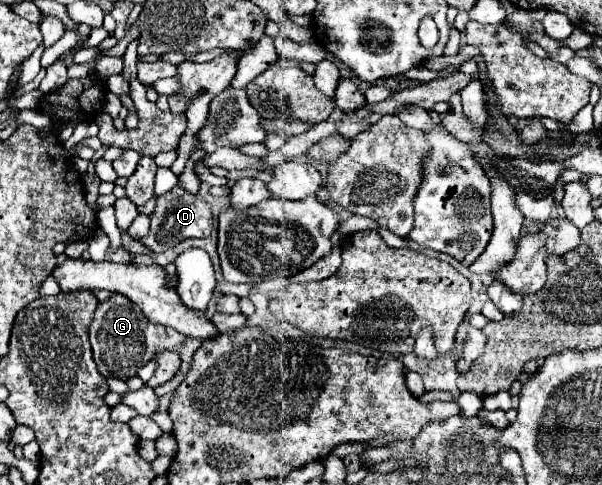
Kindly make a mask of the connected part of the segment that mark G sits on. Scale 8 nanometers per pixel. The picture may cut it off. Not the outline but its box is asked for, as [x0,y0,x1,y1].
[89,294,201,397]

